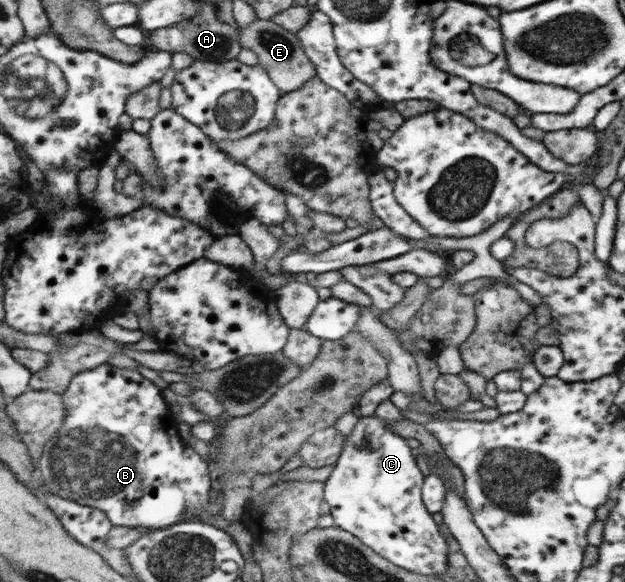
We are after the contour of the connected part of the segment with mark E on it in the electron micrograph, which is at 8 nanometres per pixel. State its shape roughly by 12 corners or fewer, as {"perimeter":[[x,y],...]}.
{"perimeter":[[257,17],[238,29],[282,93],[317,75],[297,35]]}

